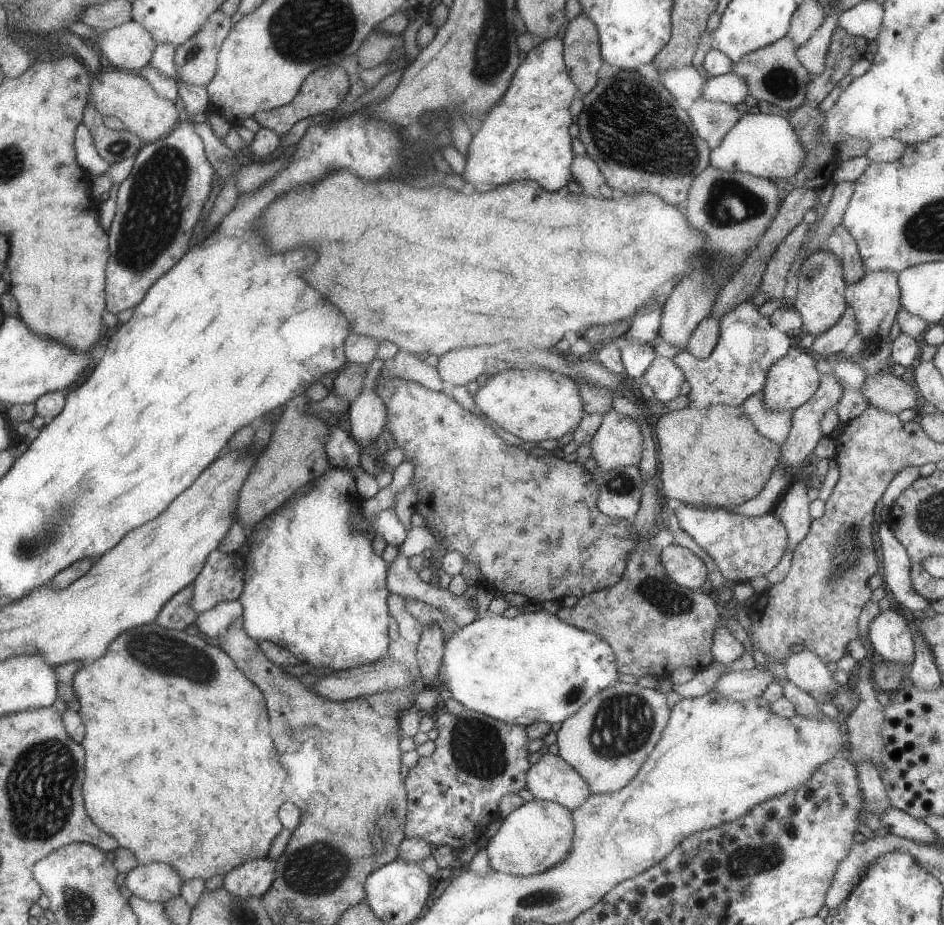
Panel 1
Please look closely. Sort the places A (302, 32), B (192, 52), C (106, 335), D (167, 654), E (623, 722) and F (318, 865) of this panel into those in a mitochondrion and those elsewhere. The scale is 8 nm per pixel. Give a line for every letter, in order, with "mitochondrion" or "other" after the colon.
A: mitochondrion
B: mitochondrion
C: other
D: mitochondrion
E: mitochondrion
F: mitochondrion

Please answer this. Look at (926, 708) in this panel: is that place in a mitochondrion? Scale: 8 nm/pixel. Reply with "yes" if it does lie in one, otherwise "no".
no

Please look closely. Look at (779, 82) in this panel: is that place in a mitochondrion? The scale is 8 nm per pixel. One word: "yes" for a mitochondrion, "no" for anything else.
yes

